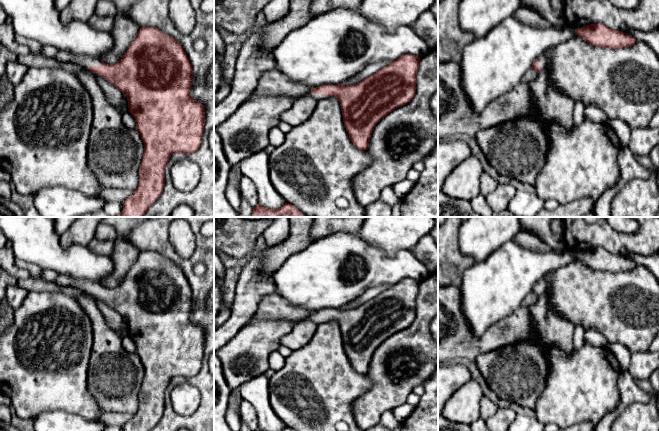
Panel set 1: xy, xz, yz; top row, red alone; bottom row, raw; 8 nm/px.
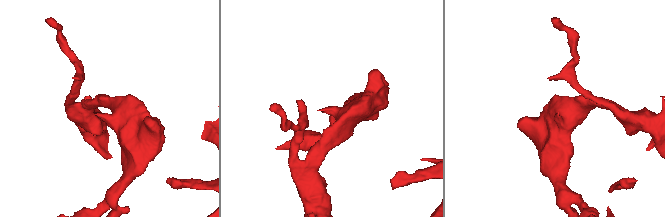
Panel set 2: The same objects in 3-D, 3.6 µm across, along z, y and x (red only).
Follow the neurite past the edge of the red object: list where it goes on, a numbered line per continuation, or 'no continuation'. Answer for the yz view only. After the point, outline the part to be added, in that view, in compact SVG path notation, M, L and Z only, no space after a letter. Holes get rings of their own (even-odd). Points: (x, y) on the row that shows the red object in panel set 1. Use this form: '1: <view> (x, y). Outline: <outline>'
1: yz (542, 62). Outline: M545 54L539 55L535 60L538 61L538 66L544 69L547 66L547 60Z

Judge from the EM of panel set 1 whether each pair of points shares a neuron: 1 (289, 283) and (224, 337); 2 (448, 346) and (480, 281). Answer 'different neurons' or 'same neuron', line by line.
1: different neurons
2: different neurons

